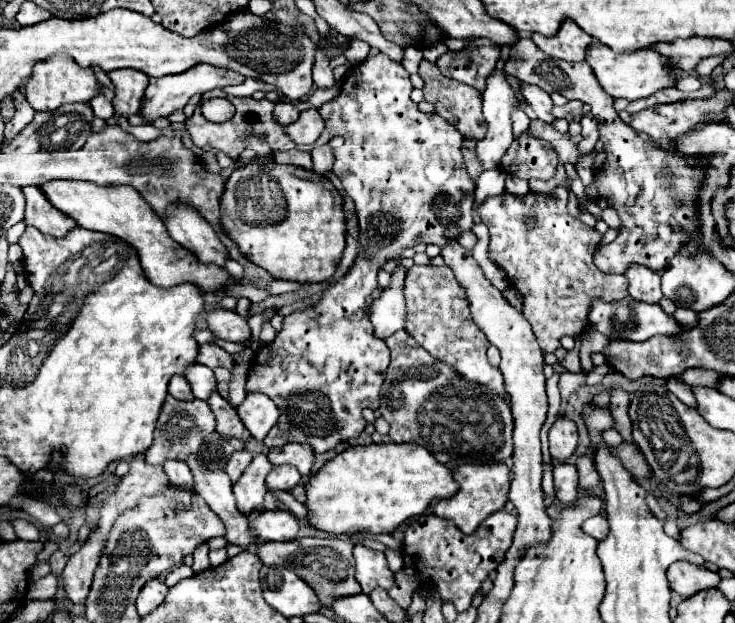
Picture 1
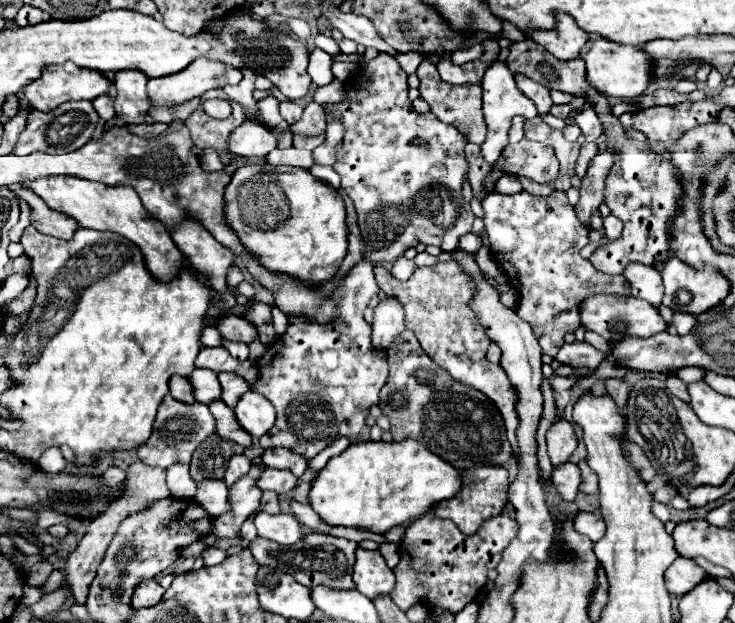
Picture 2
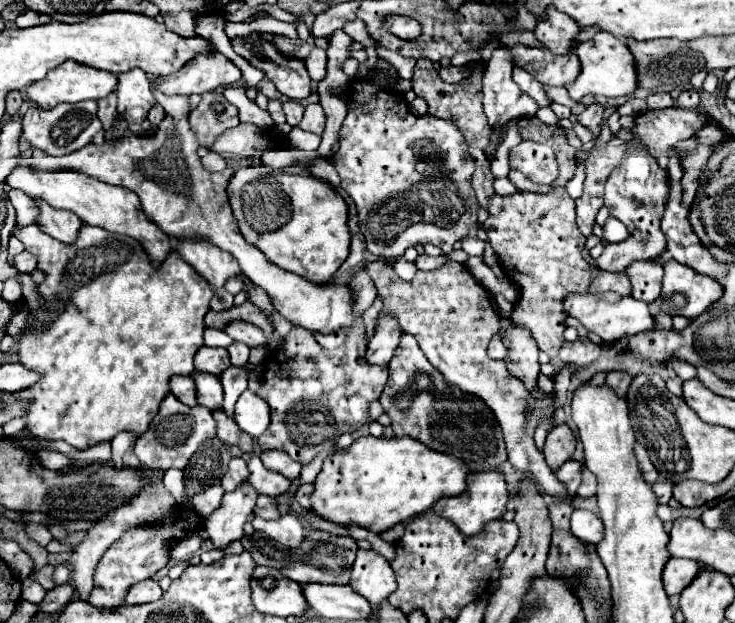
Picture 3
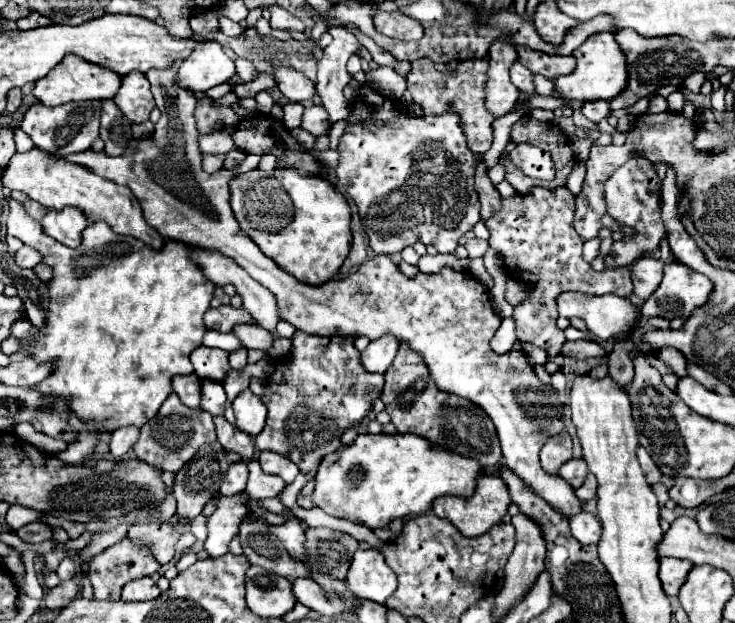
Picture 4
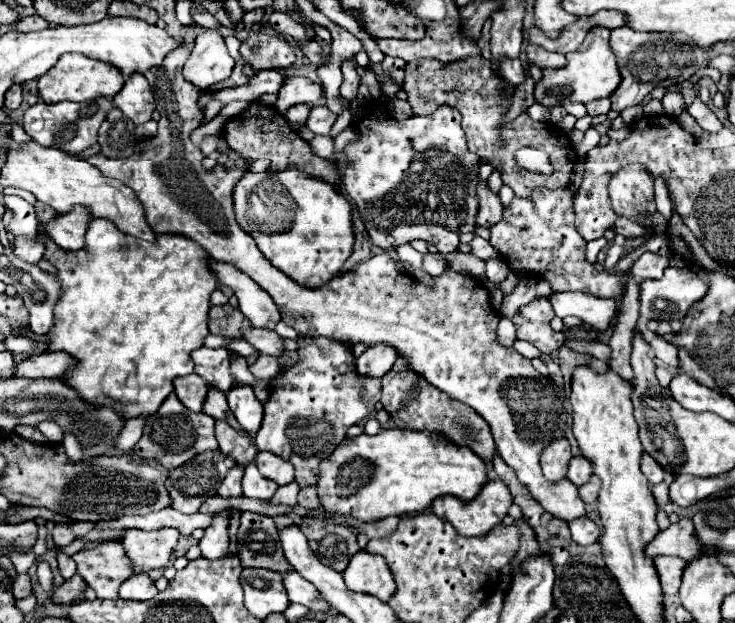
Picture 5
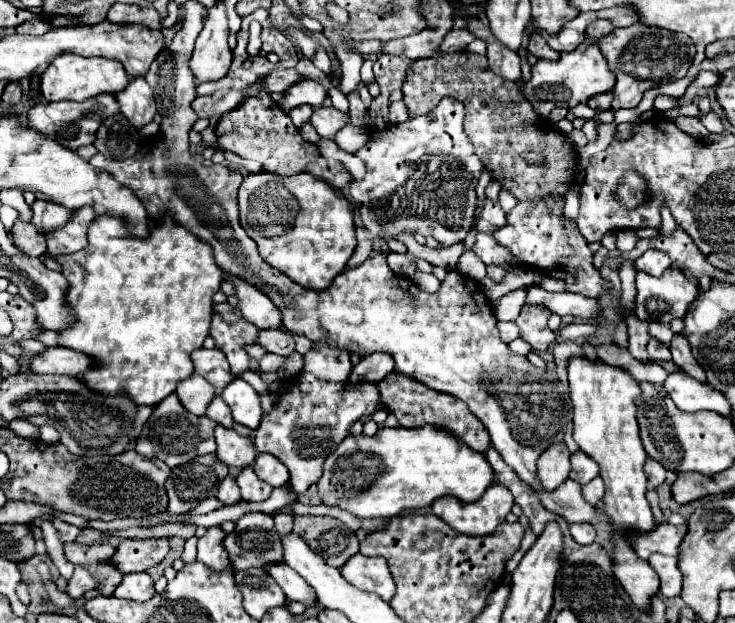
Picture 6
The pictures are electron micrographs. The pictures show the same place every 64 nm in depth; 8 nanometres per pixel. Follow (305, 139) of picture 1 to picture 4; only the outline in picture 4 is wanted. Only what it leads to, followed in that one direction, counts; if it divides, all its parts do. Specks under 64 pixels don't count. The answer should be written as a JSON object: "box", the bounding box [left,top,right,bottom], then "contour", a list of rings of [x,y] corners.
{"box":[302,106,328,136],"contour":[[[310,106],[304,110],[302,128],[314,136],[322,136],[328,132],[328,112],[322,106]]]}

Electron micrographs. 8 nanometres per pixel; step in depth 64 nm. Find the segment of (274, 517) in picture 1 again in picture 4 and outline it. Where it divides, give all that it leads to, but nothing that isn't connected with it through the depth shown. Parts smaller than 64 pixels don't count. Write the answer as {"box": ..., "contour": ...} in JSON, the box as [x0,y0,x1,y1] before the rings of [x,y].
{"box":[272,516,304,558],"contour":[[[288,516],[284,524],[272,526],[272,532],[276,532],[276,538],[284,544],[290,554],[294,554],[296,558],[304,556],[304,528],[298,518]]]}

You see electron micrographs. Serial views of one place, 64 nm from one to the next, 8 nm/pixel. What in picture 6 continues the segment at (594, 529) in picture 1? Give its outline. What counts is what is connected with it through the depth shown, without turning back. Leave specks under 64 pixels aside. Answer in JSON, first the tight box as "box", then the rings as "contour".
{"box":[570,522,596,544],"contour":[[[588,522],[570,524],[570,532],[572,532],[572,538],[574,538],[578,544],[592,544],[594,538],[596,538],[596,530],[594,530],[594,526],[588,524]]]}

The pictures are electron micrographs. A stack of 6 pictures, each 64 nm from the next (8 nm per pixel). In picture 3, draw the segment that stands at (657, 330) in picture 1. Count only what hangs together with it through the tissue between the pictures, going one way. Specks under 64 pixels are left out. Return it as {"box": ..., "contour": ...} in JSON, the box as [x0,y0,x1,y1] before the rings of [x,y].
{"box":[564,292,656,342],"contour":[[[614,292],[608,294],[576,294],[564,300],[566,312],[582,322],[582,326],[594,334],[598,334],[604,342],[616,342],[624,336],[650,332],[656,328],[654,316],[648,310],[646,302],[634,300],[632,296],[618,296]]]}

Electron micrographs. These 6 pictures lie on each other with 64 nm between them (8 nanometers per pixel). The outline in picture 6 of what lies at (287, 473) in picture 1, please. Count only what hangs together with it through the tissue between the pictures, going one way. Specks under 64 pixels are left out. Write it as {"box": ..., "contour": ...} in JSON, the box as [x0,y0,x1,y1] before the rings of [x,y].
{"box":[236,466,272,502],"contour":[[[252,466],[244,468],[238,478],[236,478],[240,490],[242,490],[242,500],[248,500],[248,502],[262,502],[270,496],[272,492],[272,486],[266,484],[264,480],[260,480],[254,472]]]}

